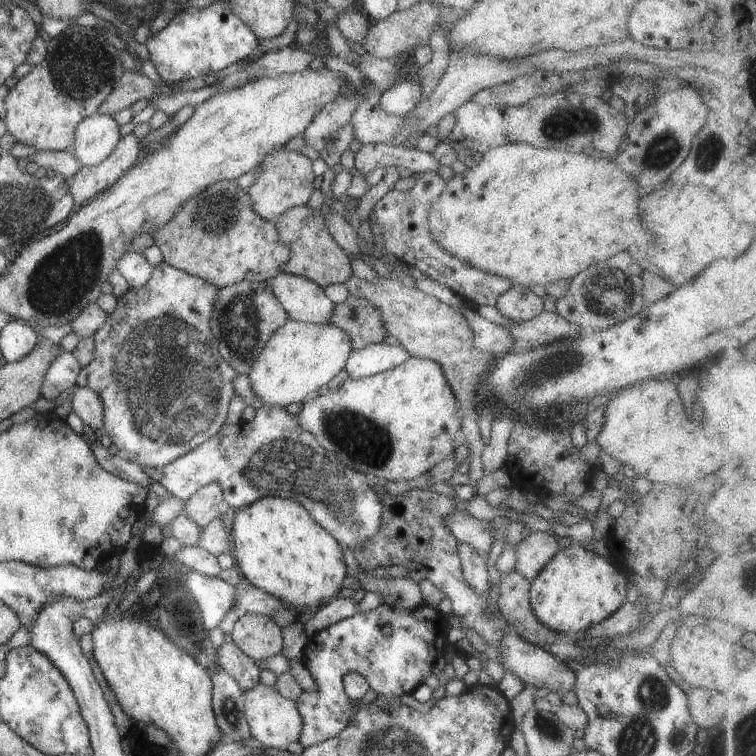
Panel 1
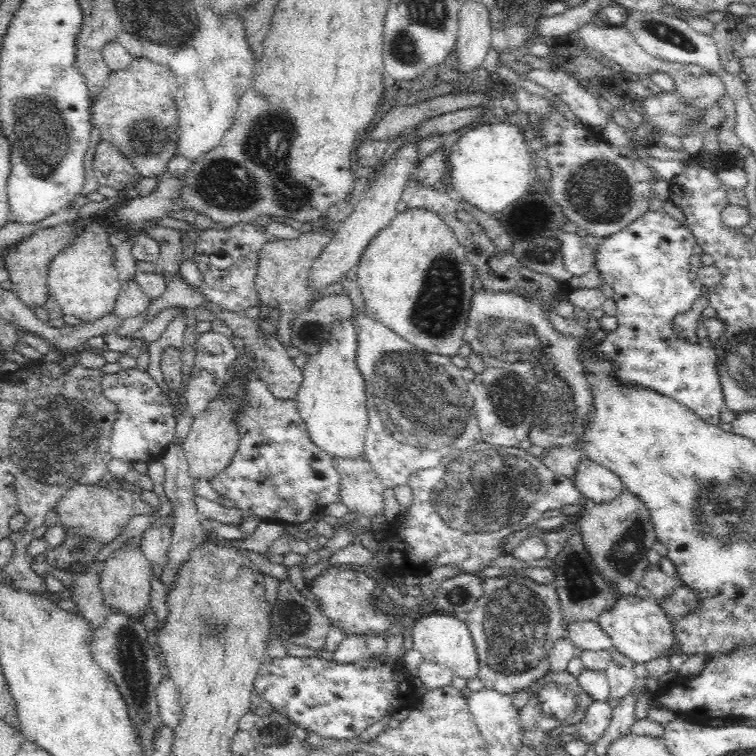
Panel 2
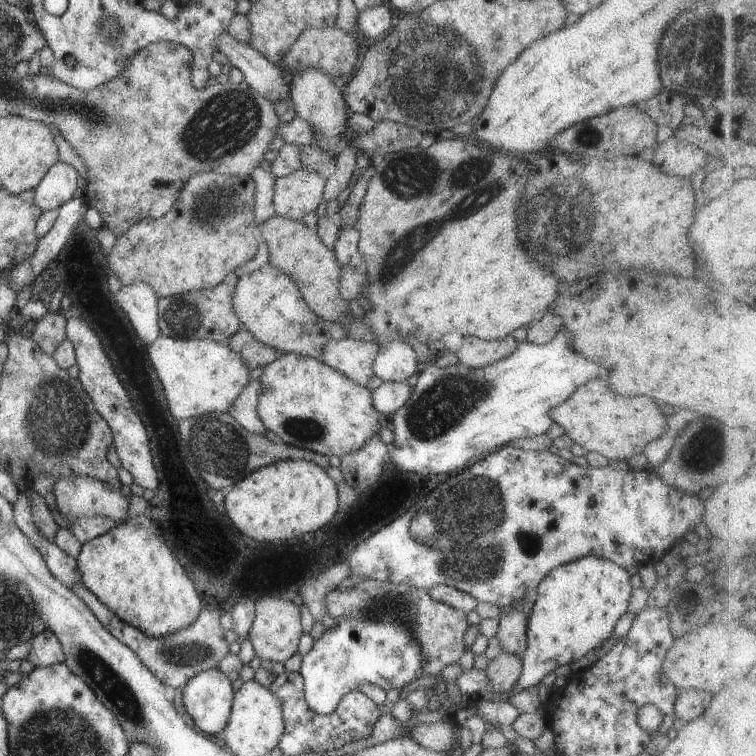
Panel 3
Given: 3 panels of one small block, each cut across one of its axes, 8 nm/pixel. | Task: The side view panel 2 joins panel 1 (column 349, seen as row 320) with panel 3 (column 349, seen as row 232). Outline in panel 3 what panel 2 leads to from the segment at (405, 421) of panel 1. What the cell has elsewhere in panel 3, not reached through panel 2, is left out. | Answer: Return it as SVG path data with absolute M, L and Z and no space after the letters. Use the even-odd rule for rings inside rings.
M282 353L264 367L259 379L259 417L268 430L281 438L281 442L301 449L342 458L378 435L388 420L373 407L372 390L350 380L321 359Z

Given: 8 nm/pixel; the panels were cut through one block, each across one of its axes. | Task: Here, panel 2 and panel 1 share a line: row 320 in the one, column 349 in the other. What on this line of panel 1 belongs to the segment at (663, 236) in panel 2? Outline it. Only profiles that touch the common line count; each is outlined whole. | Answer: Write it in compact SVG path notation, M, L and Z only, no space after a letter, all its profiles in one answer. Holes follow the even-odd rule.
M382 603L371 611L356 613L352 617L340 620L328 628L314 633L309 637L304 649L302 663L308 668L309 673L316 681L317 691L302 691L295 700L299 713L302 715L303 727L299 742L305 749L336 736L344 730L349 720L355 716L359 705L354 705L353 700L346 695L342 679L349 672L359 672L369 683L369 687L380 695L394 695L401 699L409 699L411 694L424 684L424 680L432 674L432 667L438 658L438 648L444 648L440 642L440 635L447 635L451 628L448 616L438 613L436 608L424 604L418 612L398 612L388 603ZM384 626L390 626L391 632L386 636Z

